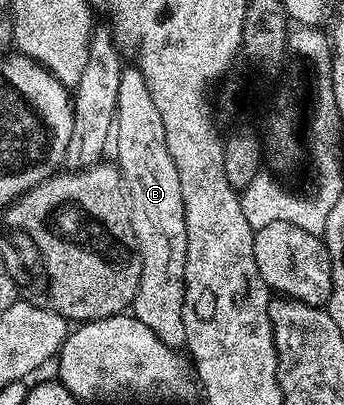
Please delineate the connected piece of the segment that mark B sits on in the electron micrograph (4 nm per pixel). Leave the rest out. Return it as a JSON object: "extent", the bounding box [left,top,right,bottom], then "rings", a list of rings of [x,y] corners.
{"extent":[116,65,186,348],"rings":[[[136,65],[123,66],[120,73],[120,89],[116,114],[116,141],[118,137],[118,159],[116,166],[122,172],[122,182],[126,185],[130,200],[132,229],[140,249],[140,285],[132,304],[132,314],[140,320],[160,341],[169,347],[181,348],[186,342],[184,333],[184,293],[186,292],[186,222],[184,221],[184,197],[180,193],[180,177],[176,173],[176,161],[168,153],[168,140],[164,138],[164,121],[160,109],[152,102],[152,93],[148,93],[148,81]]]}

